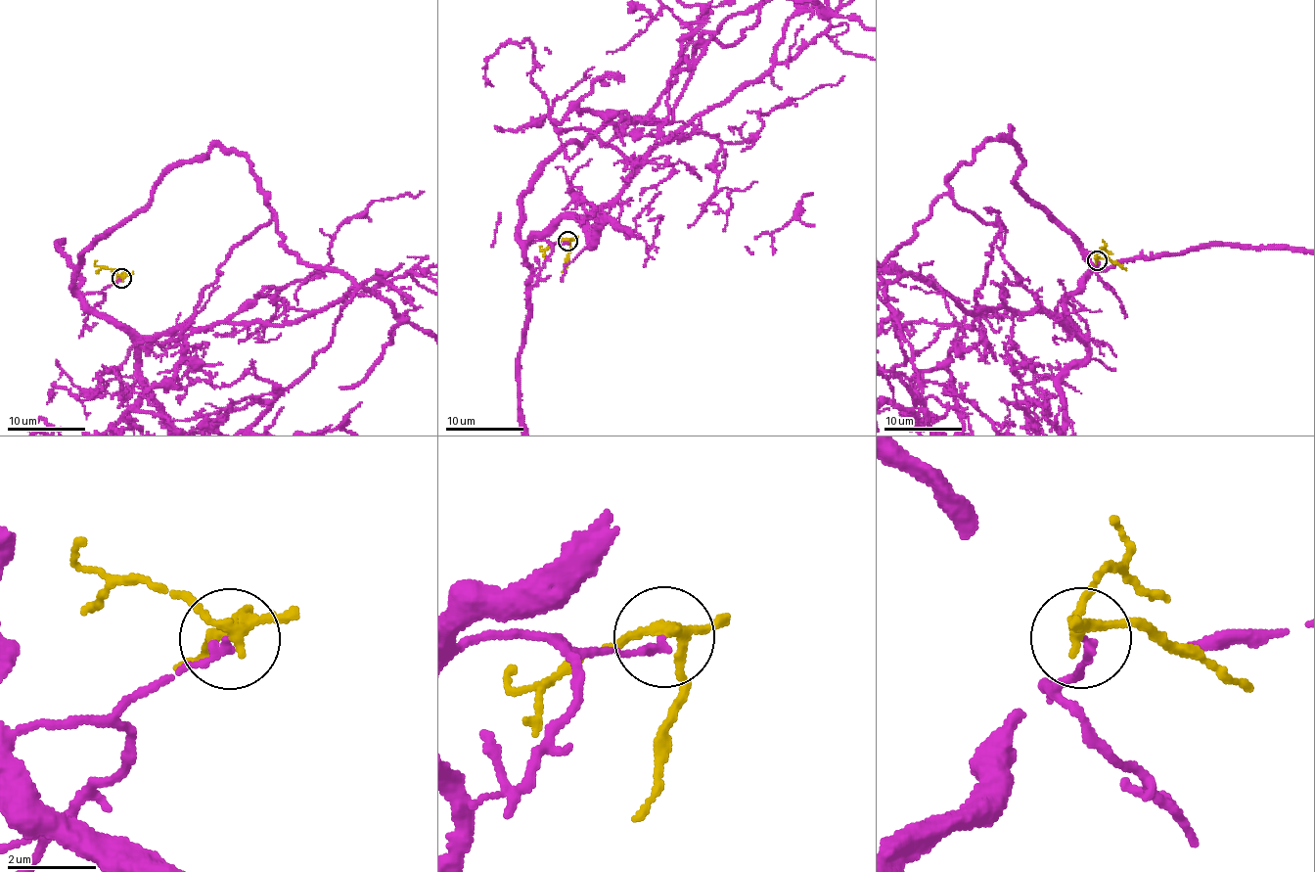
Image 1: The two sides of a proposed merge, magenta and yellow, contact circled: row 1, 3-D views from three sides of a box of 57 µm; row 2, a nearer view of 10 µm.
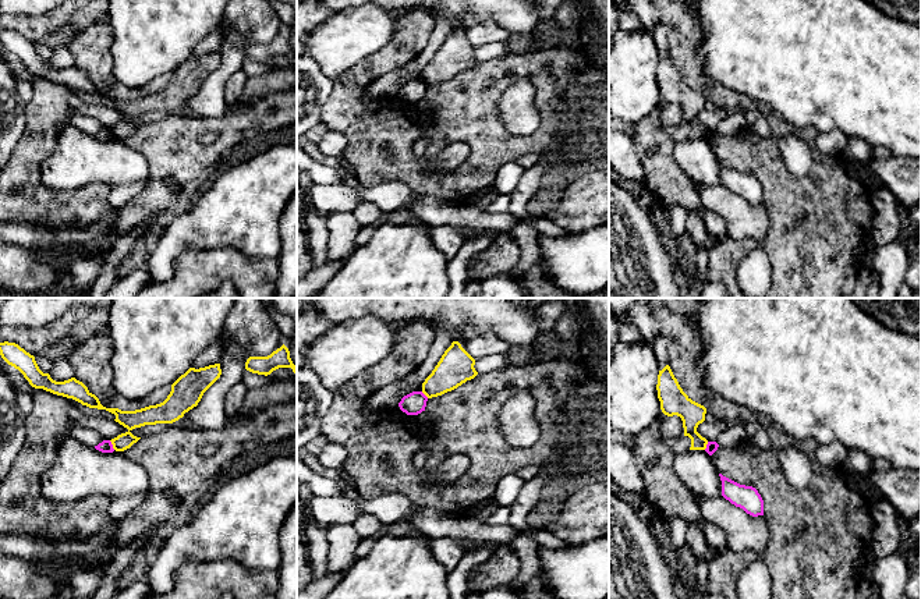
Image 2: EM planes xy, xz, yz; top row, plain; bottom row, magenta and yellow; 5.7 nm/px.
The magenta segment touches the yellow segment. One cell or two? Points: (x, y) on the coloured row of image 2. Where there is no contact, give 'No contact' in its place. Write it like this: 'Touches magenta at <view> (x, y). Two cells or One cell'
Touches magenta at xy (112, 445). Two cells

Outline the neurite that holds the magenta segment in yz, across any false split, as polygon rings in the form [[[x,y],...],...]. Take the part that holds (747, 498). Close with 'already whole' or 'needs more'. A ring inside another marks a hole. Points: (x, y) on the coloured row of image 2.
[[[722,474],[719,476],[722,481],[722,496],[726,500],[752,517],[764,515],[764,500],[755,488],[740,485]]]; already whole

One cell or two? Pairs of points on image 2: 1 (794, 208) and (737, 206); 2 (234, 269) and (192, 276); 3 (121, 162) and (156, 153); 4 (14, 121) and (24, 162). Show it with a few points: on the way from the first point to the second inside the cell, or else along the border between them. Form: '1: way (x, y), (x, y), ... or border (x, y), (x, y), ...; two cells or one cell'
1: border (764, 204), (768, 212), (768, 230), (761, 238); two cells
2: way (225, 269), (202, 270); one cell
3: border (120, 139), (137, 149), (149, 169); two cells
4: border (27, 106), (25, 127), (14, 146); two cells

